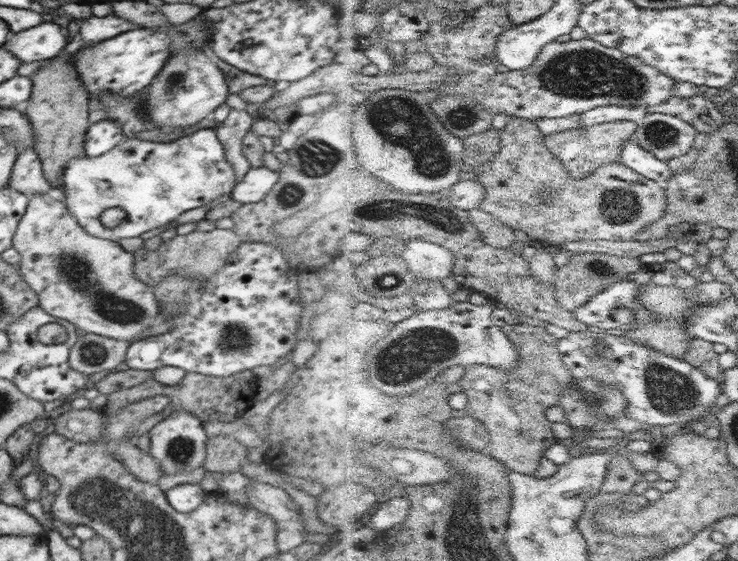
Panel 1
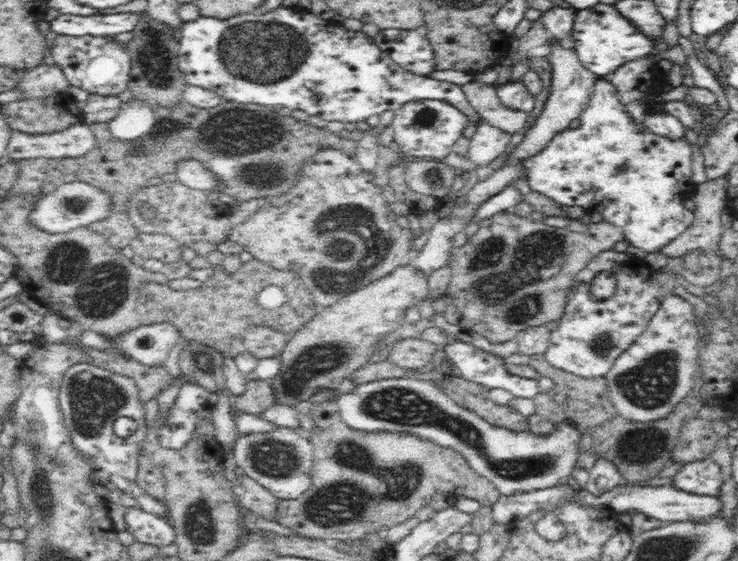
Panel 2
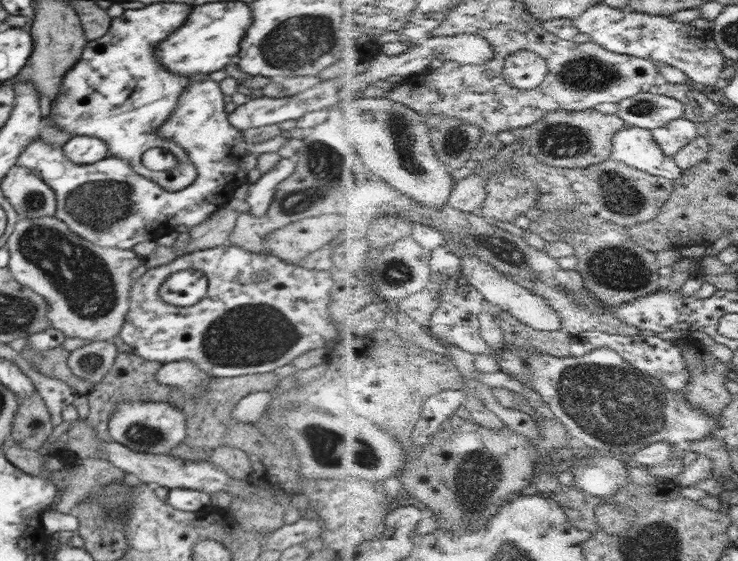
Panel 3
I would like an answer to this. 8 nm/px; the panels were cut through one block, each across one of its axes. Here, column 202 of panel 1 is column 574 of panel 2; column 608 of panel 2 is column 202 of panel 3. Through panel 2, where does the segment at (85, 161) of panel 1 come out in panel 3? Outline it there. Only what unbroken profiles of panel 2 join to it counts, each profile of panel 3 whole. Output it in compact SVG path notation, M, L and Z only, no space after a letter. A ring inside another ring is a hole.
M212 78L195 82L183 92L182 97L178 99L176 111L158 129L158 136L172 140L188 154L198 172L194 183L178 192L168 192L158 186L156 181L136 174L130 167L130 163L118 157L106 157L92 165L74 163L66 157L62 147L45 144L40 136L22 151L22 155L16 159L16 164L32 170L34 175L54 190L57 196L57 209L54 216L63 220L78 237L106 249L132 250L140 242L156 241L174 232L176 226L187 226L190 229L201 225L212 213L216 213L218 209L231 201L237 188L248 183L247 175L257 166L259 155L276 153L285 146L286 138L282 135L266 142L246 144L241 132L232 127L228 121L223 97L219 83L214 82Z

